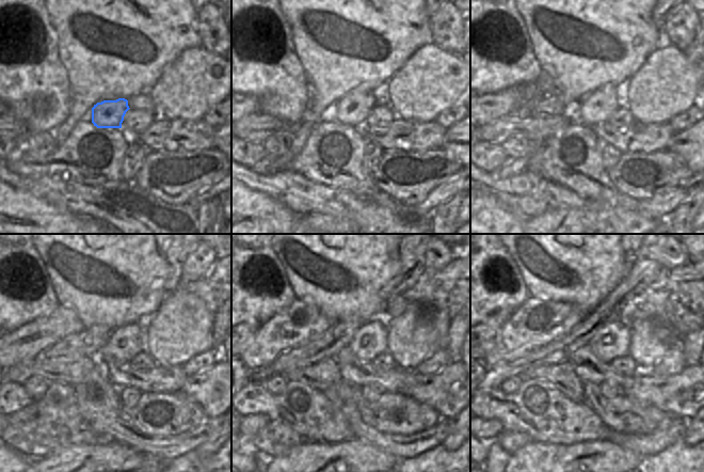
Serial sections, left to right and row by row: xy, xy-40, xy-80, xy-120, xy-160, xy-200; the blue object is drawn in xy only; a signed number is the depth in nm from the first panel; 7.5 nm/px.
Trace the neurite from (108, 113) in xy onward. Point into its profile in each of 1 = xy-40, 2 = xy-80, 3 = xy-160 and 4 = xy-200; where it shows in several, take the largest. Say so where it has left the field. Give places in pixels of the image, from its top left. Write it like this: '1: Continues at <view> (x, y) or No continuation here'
1: Continues at xy-40 (353, 110)
2: Continues at xy-80 (597, 107)
3: Continues at xy-160 (371, 340)
4: Continues at xy-200 (611, 342).

